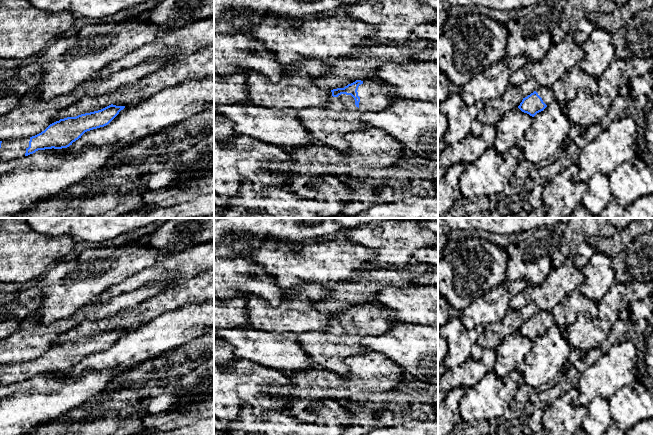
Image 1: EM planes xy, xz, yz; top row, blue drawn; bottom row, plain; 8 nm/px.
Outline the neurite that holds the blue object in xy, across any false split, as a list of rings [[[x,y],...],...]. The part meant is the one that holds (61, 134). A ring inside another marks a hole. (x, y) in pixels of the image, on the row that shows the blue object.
[[[111,104],[98,111],[60,119],[30,138],[0,141],[0,162],[22,158],[38,150],[67,148],[85,132],[108,125],[124,108]]]

